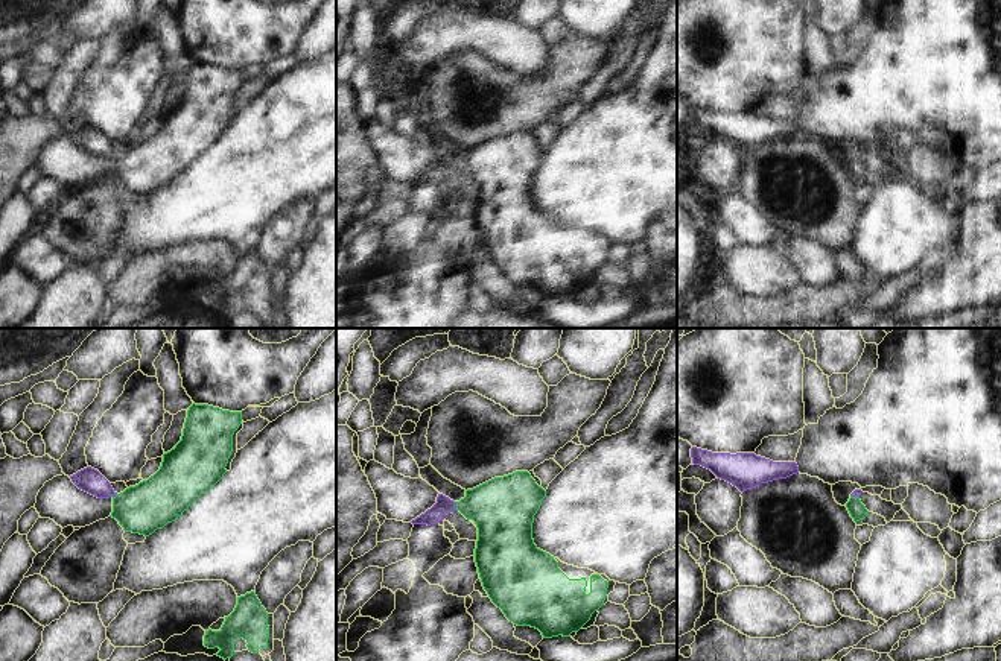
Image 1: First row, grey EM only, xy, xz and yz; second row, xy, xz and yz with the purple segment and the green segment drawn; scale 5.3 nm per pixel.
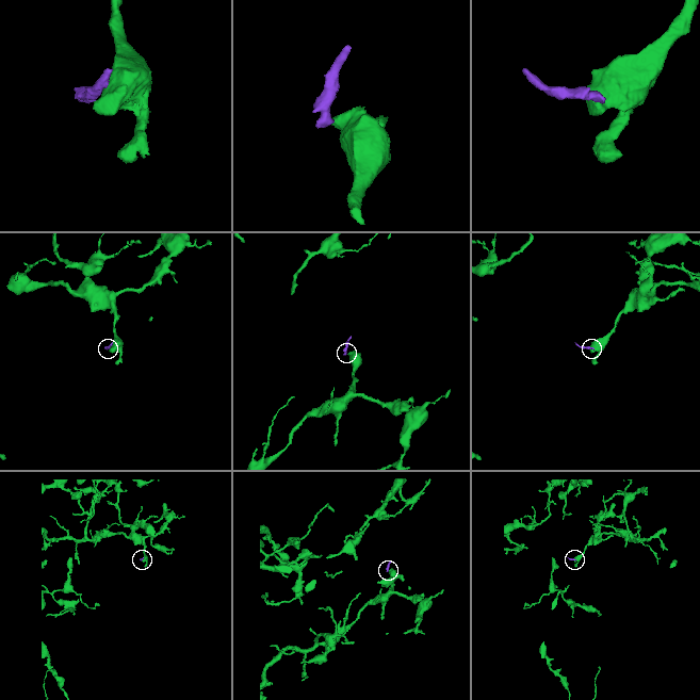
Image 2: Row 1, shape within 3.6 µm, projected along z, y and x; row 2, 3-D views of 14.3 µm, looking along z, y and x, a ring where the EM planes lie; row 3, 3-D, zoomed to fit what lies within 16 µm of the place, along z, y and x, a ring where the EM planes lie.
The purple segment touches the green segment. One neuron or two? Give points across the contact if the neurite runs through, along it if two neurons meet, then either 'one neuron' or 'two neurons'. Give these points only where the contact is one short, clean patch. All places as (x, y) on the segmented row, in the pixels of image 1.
border along xz (454, 502), (457, 509); two neurons

